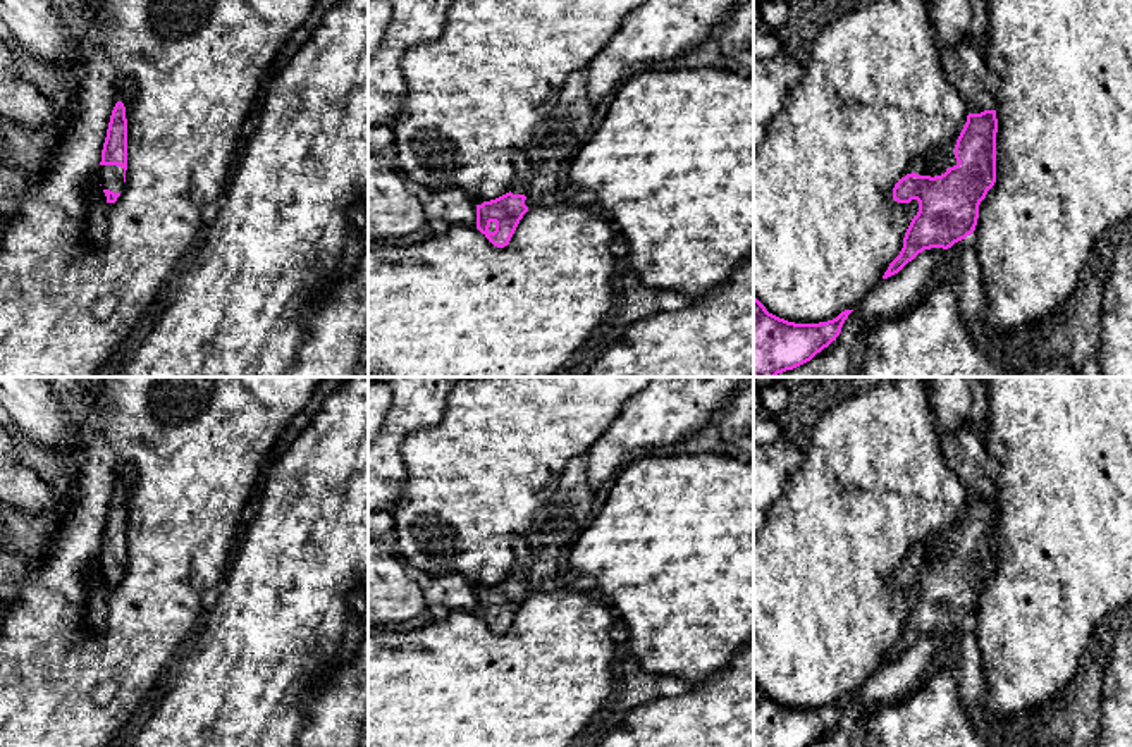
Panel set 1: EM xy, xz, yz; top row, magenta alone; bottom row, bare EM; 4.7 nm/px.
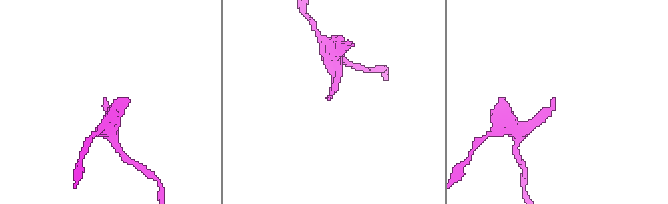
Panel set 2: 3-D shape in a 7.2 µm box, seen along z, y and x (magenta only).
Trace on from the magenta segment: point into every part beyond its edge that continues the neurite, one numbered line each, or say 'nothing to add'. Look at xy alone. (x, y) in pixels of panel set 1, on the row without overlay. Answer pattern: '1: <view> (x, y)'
1: xy (110, 561)

